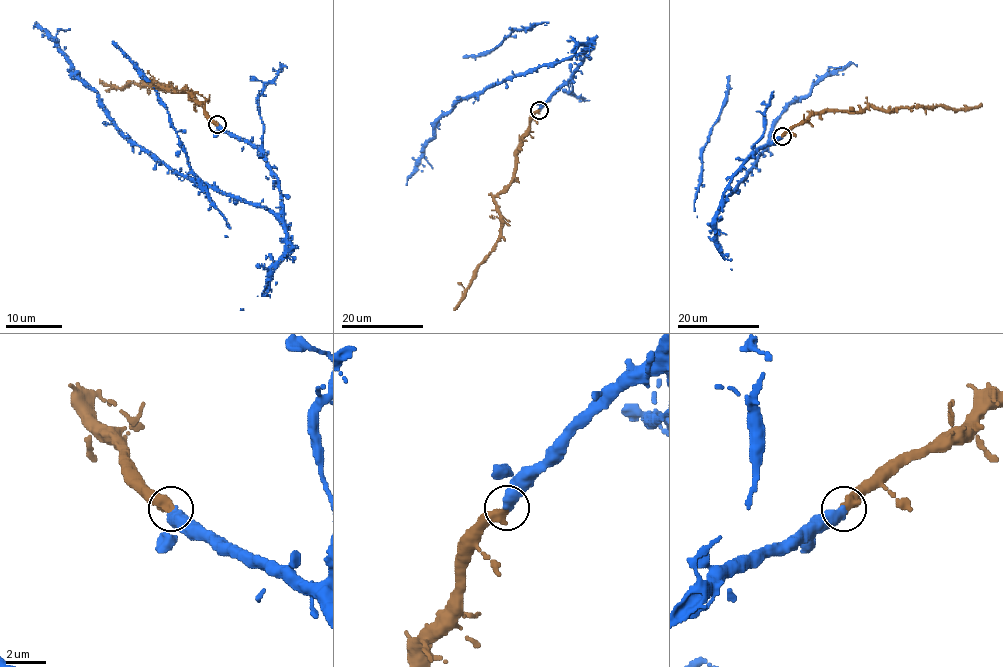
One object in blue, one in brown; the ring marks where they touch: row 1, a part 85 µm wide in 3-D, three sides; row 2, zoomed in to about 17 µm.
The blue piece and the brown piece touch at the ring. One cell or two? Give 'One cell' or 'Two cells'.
One cell

